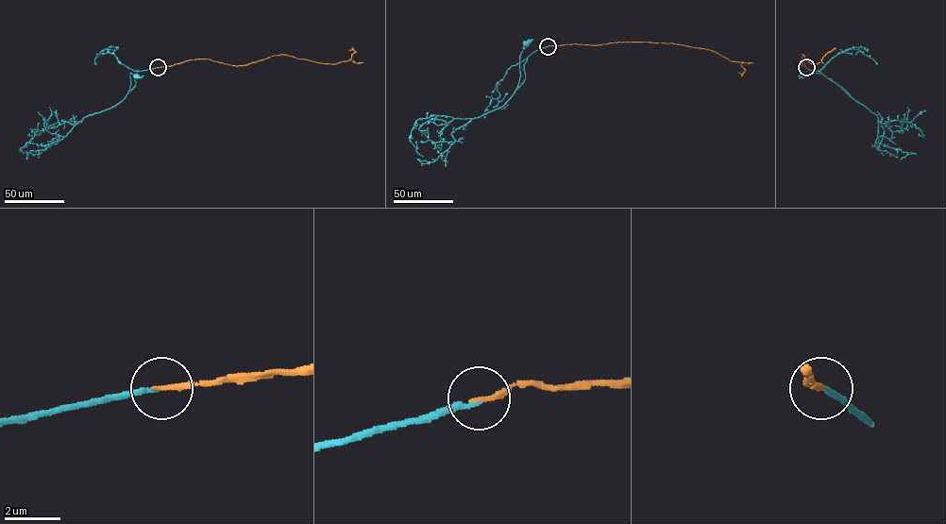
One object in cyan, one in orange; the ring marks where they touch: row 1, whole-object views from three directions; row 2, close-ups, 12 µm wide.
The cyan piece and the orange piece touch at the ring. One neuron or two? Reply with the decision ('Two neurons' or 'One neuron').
One neuron

